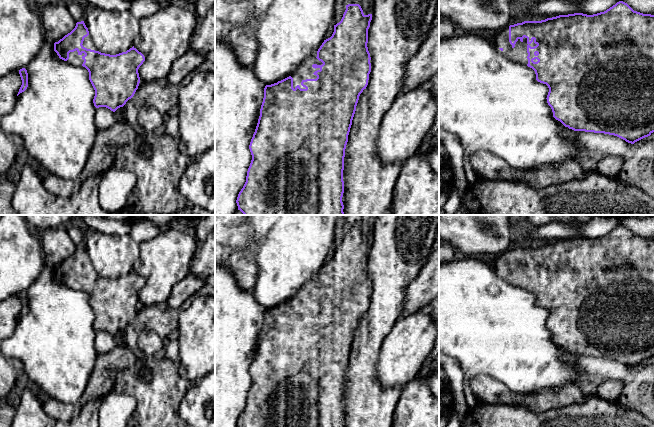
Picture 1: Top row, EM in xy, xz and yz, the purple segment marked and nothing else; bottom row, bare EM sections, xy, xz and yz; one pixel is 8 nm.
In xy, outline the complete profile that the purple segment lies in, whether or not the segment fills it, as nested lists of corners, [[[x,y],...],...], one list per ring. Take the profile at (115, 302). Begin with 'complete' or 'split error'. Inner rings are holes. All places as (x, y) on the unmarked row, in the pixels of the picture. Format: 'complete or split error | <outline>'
split error | [[[84,245],[77,246],[70,257],[55,266],[54,275],[60,283],[74,290],[83,290],[88,294],[89,304],[95,314],[93,327],[96,332],[106,331],[115,336],[123,331],[138,313],[140,307],[138,293],[145,285],[144,279],[134,270],[116,279],[97,275]]]

